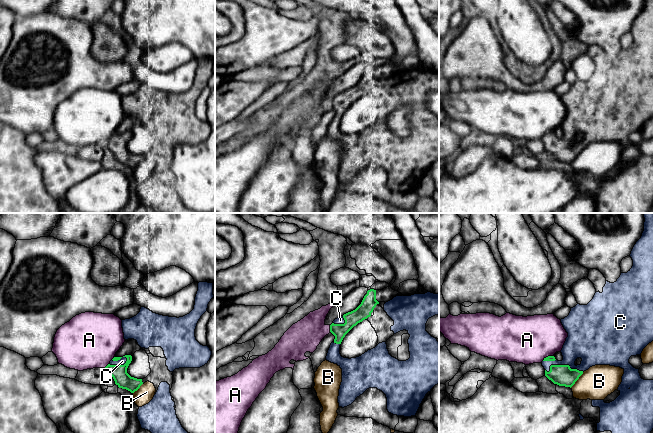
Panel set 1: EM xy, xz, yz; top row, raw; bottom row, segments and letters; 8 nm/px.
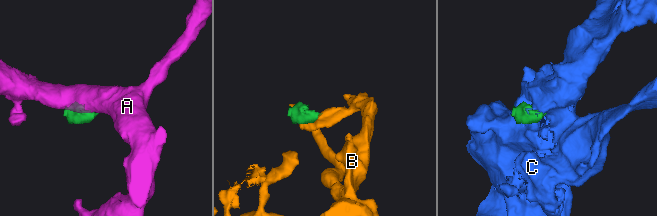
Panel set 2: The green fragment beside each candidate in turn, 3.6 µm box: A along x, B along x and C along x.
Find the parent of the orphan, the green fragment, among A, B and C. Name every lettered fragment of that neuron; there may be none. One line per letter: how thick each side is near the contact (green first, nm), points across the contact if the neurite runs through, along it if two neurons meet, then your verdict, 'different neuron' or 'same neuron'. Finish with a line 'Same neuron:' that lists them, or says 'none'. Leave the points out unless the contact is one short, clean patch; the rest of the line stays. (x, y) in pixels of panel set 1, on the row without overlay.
A: 120 nm thick on the green side, 260 nm on the other; border along xz (329, 101), (330, 107); different neuron
B: 170 nm thick on the green side, 260 nm on the other; border along yz (583, 148), (570, 163); different neuron
C: 170 nm thick on the green side, 260 nm on the other; runs through yz (562, 151), (563, 141), (583, 117); same neuron
Same neuron: C

